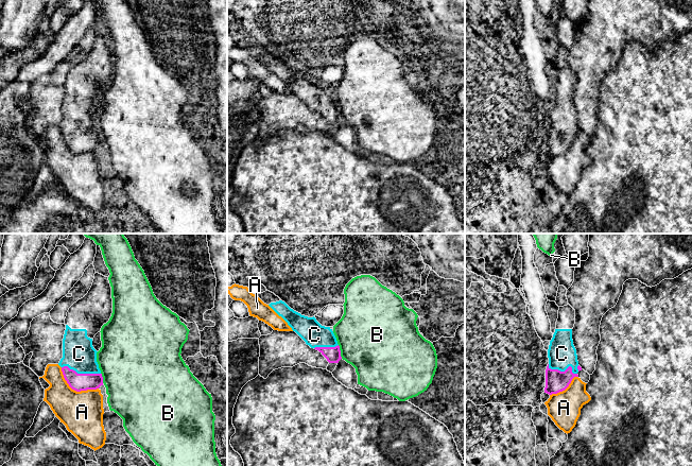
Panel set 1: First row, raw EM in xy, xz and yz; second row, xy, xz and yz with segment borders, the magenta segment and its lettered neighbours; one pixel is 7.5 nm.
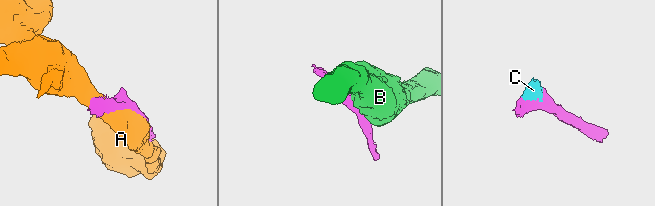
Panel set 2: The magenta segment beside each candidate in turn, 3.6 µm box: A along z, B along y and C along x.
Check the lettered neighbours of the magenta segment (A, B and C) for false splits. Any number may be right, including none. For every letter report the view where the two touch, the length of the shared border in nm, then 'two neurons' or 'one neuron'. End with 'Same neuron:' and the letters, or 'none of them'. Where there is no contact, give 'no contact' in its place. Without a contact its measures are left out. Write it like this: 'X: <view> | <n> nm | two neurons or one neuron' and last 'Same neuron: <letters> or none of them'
A: xy | 340 nm | two neurons
B: xz | 110 nm | two neurons
C: xy | 300 nm | one neuron
Same neuron: C

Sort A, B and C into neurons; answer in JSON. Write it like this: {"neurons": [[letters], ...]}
{"neurons": [["A"], ["B"], ["C"]]}

